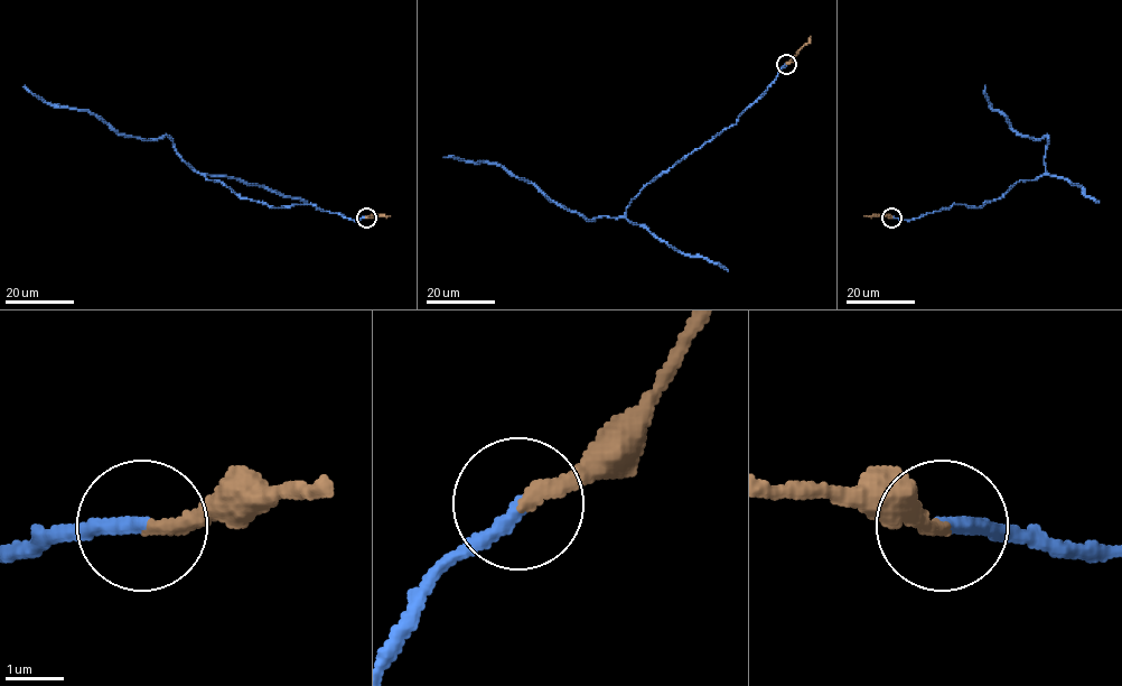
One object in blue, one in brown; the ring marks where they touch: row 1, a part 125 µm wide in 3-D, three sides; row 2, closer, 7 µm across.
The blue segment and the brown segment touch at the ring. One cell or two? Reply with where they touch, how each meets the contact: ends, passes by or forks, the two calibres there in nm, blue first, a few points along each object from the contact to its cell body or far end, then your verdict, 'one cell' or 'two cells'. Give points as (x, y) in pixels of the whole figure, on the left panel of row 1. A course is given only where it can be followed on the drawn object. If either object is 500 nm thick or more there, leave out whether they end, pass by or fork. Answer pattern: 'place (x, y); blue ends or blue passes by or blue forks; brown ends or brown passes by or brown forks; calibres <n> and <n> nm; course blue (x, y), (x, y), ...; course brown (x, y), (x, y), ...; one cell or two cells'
place (366, 218); blue ends; brown ends; calibres 260 and 240 nm; course blue (366, 218), (242, 200), (196, 173), (168, 137), (120, 136), (86, 110), (53, 107), (24, 86); course brown (366, 218), (390, 216); two cells

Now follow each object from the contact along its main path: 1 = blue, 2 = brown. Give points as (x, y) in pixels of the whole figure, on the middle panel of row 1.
1: (786, 63), (734, 124), (663, 172), (623, 216), (588, 221), (498, 165), (443, 157)
2: (786, 63), (809, 42), (810, 36)

